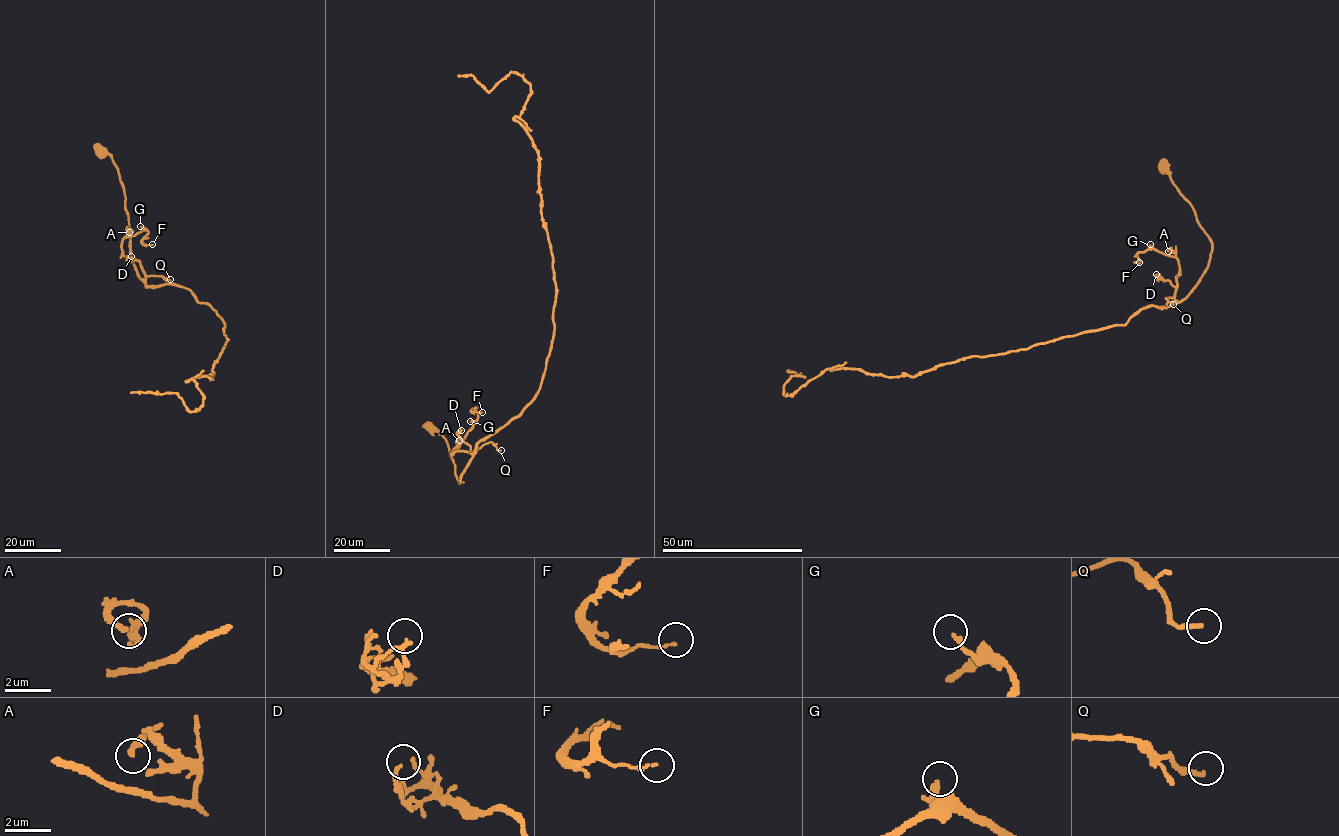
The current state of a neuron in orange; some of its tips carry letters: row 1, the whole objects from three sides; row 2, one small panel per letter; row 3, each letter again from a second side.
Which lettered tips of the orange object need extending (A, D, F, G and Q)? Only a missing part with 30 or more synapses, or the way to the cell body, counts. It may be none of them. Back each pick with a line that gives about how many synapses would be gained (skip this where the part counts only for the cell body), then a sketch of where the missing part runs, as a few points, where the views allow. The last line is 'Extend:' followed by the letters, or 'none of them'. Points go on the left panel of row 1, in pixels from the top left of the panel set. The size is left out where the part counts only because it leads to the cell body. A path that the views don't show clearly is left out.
Extend: none of them

